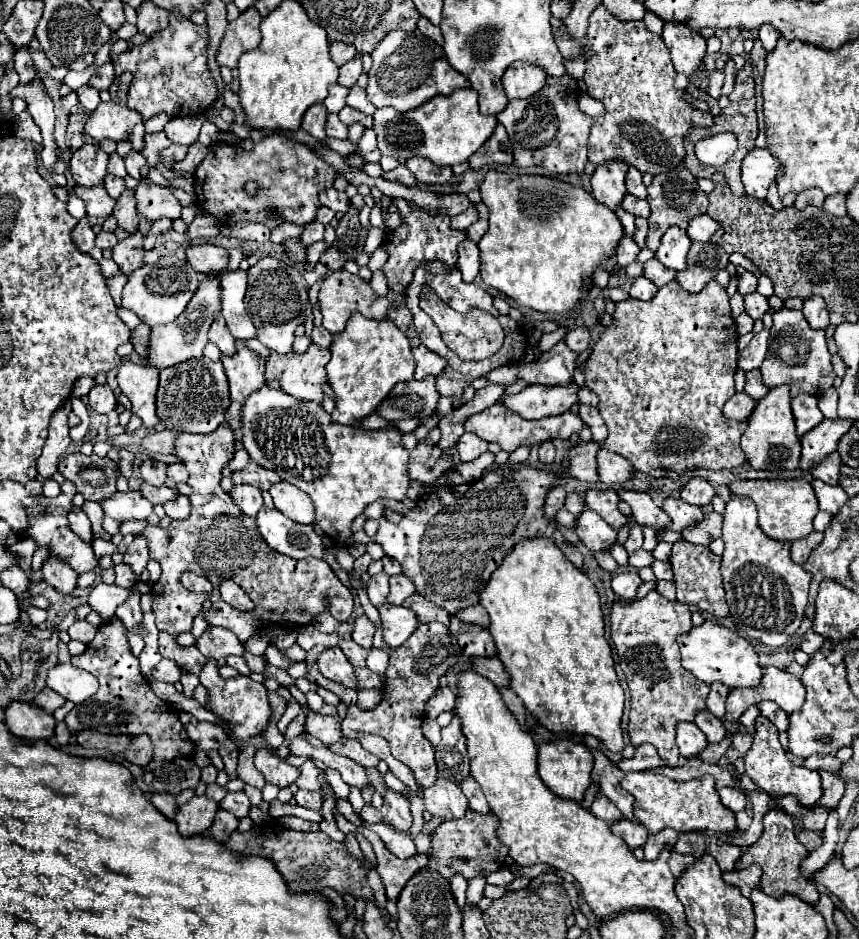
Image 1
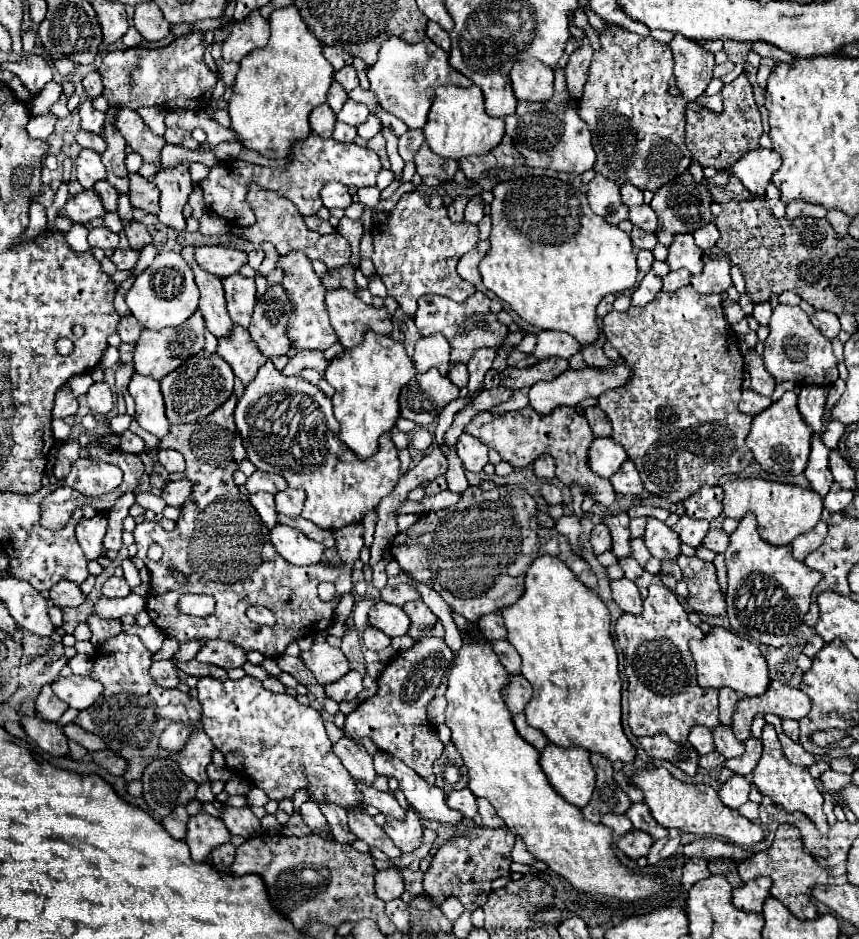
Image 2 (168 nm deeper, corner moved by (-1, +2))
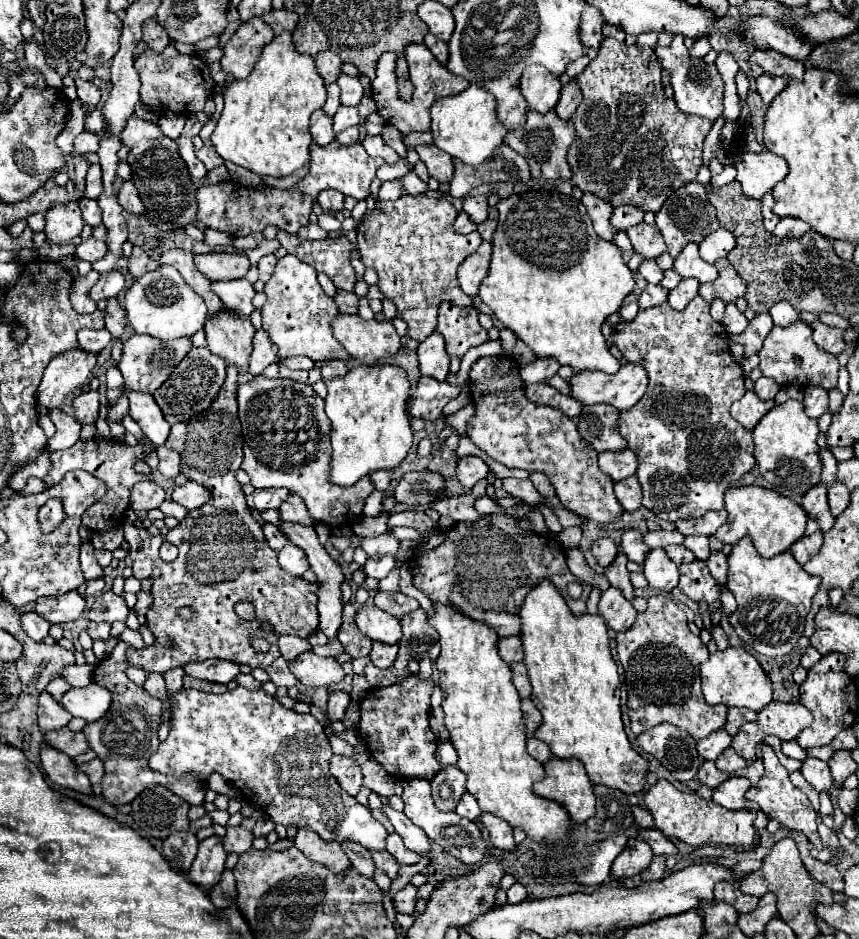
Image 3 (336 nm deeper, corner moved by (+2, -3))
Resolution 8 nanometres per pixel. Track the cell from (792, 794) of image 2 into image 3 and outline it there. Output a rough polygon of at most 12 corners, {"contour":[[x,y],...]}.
{"contour":[[762,744],[764,776],[746,792],[768,818],[822,850],[818,816]]}

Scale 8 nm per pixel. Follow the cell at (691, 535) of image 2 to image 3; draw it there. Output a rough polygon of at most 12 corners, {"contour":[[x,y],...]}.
{"contour":[[684,546],[666,550],[676,566],[694,562],[694,554]]}

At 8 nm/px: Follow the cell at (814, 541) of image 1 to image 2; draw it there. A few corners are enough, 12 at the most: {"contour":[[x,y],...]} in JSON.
{"contour":[[819,521],[809,533],[797,537],[793,557],[803,561],[827,535],[827,523]]}

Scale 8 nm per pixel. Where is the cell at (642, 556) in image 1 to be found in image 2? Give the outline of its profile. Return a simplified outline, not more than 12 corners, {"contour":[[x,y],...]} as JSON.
{"contour":[[631,539],[631,555],[641,567],[651,559],[643,539]]}

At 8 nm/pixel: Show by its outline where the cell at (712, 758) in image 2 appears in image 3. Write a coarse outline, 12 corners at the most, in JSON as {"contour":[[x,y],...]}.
{"contour":[[704,762],[696,778],[700,784],[716,788],[728,774],[718,772],[714,762]]}

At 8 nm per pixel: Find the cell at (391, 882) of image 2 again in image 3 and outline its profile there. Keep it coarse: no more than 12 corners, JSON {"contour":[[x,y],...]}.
{"contour":[[406,884],[396,892],[396,912],[414,914],[414,904],[418,900],[418,888]]}

